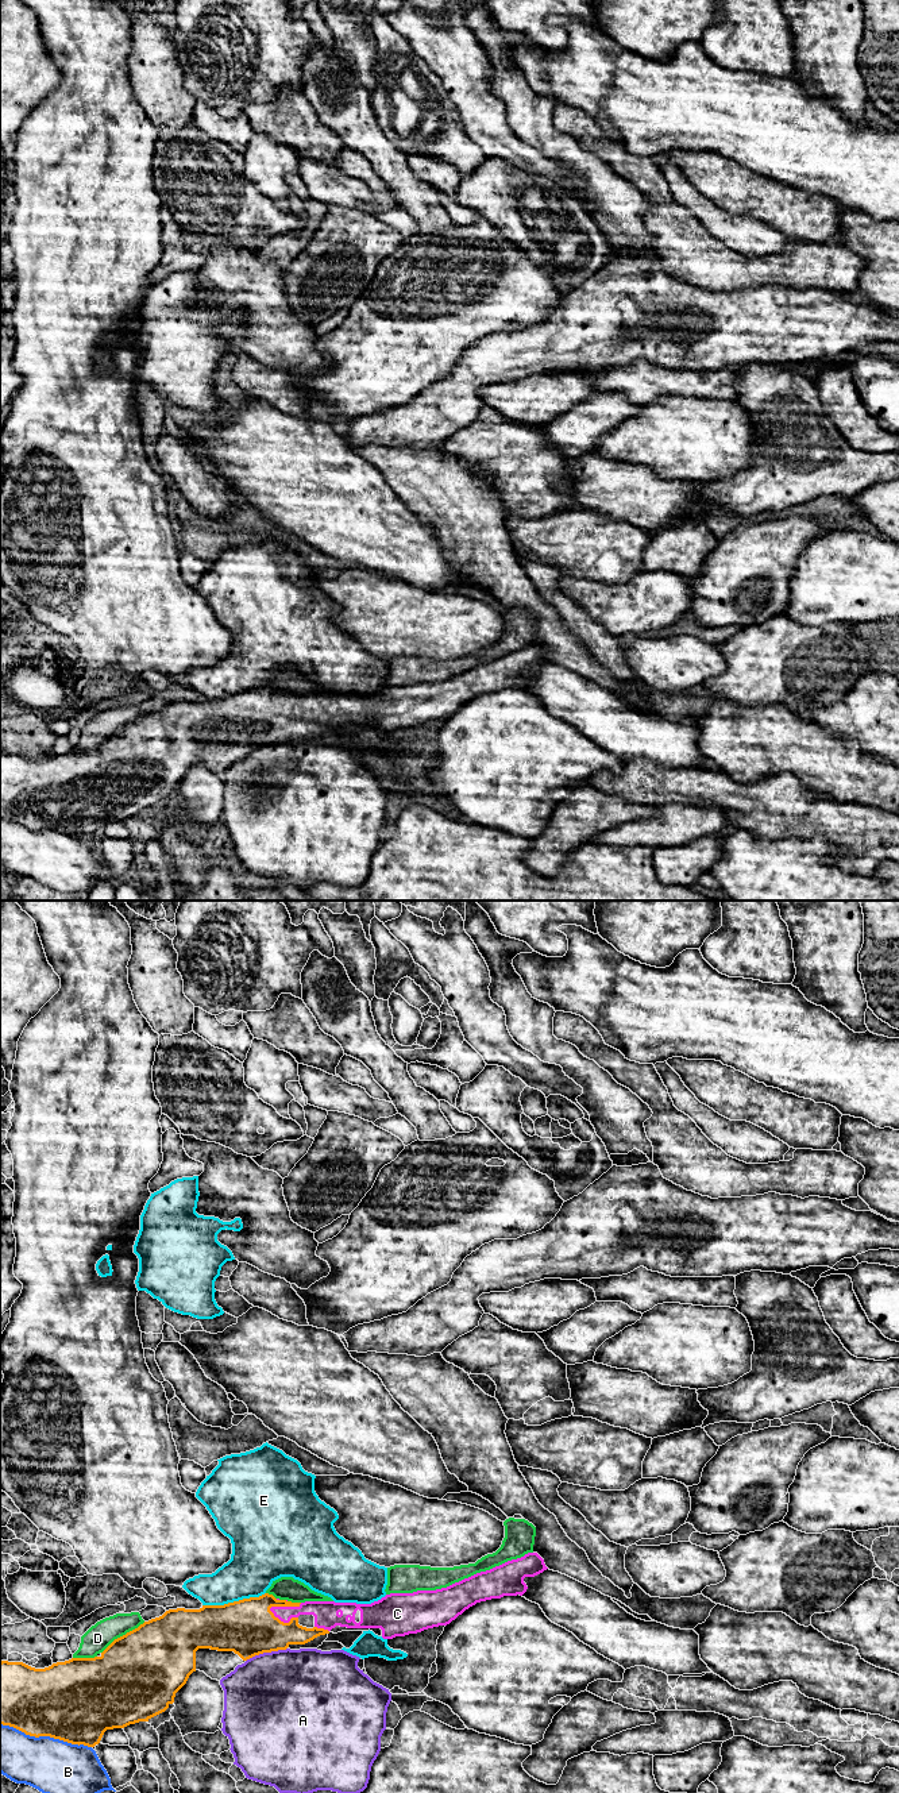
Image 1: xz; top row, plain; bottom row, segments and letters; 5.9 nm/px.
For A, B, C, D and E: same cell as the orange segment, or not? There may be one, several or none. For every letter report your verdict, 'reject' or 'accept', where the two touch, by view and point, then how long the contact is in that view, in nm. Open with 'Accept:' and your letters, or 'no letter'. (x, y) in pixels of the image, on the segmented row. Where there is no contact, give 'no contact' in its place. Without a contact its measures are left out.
Accept: C
A: reject | xz (266, 1651) | 260 nm
B: reject | xz (46, 1735) | 550 nm
C: accept | xz (285, 1606) | 200 nm
D: reject | xz (123, 1635) | 320 nm
E: reject | xz (234, 1601) | 380 nm

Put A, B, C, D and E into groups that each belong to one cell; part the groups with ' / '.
A / B / C / D / E

